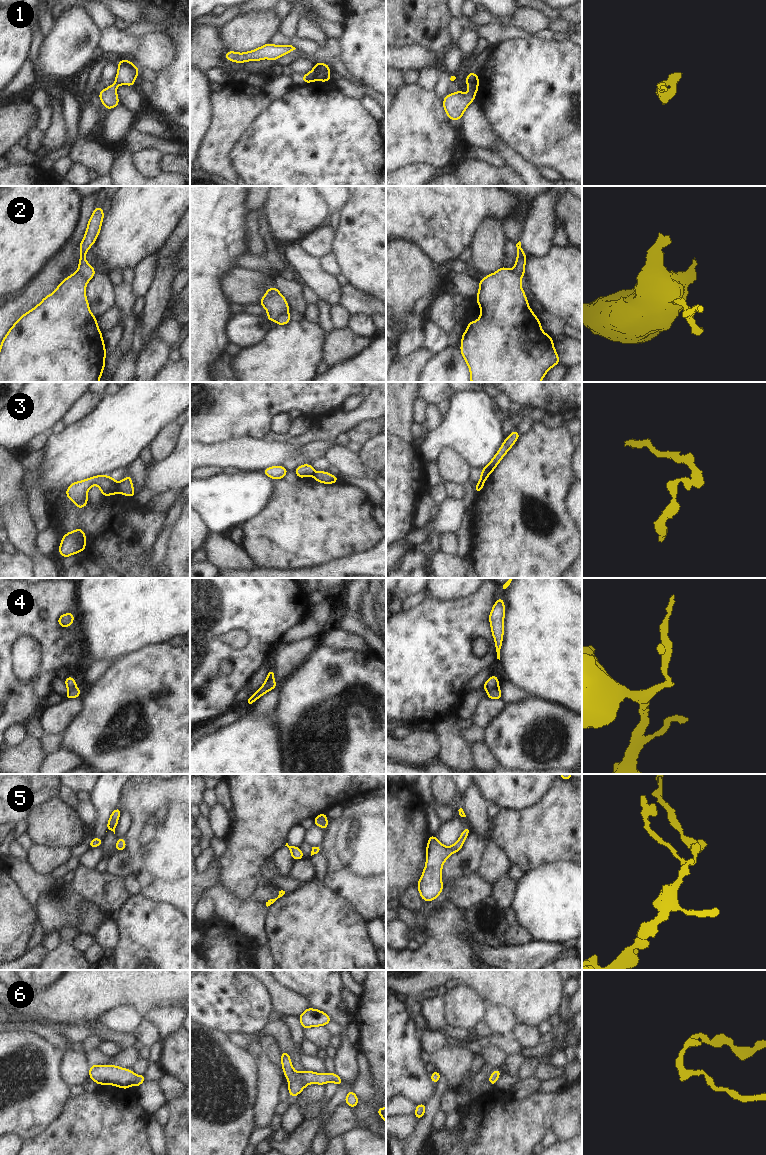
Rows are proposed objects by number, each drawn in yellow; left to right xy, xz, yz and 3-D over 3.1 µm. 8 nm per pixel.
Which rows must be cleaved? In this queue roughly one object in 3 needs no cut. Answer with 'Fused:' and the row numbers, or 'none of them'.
Fused: 1, 2, 3, 4

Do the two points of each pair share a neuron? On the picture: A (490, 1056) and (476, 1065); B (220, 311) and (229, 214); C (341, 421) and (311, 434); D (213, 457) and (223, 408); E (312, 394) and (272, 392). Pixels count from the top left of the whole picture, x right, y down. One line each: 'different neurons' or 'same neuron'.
A: different neurons
B: same neuron
C: same neuron
D: different neurons
E: same neuron

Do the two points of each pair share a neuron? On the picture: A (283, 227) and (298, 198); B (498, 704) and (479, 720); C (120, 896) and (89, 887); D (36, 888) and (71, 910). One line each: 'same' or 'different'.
A: same
B: same
C: same
D: same

